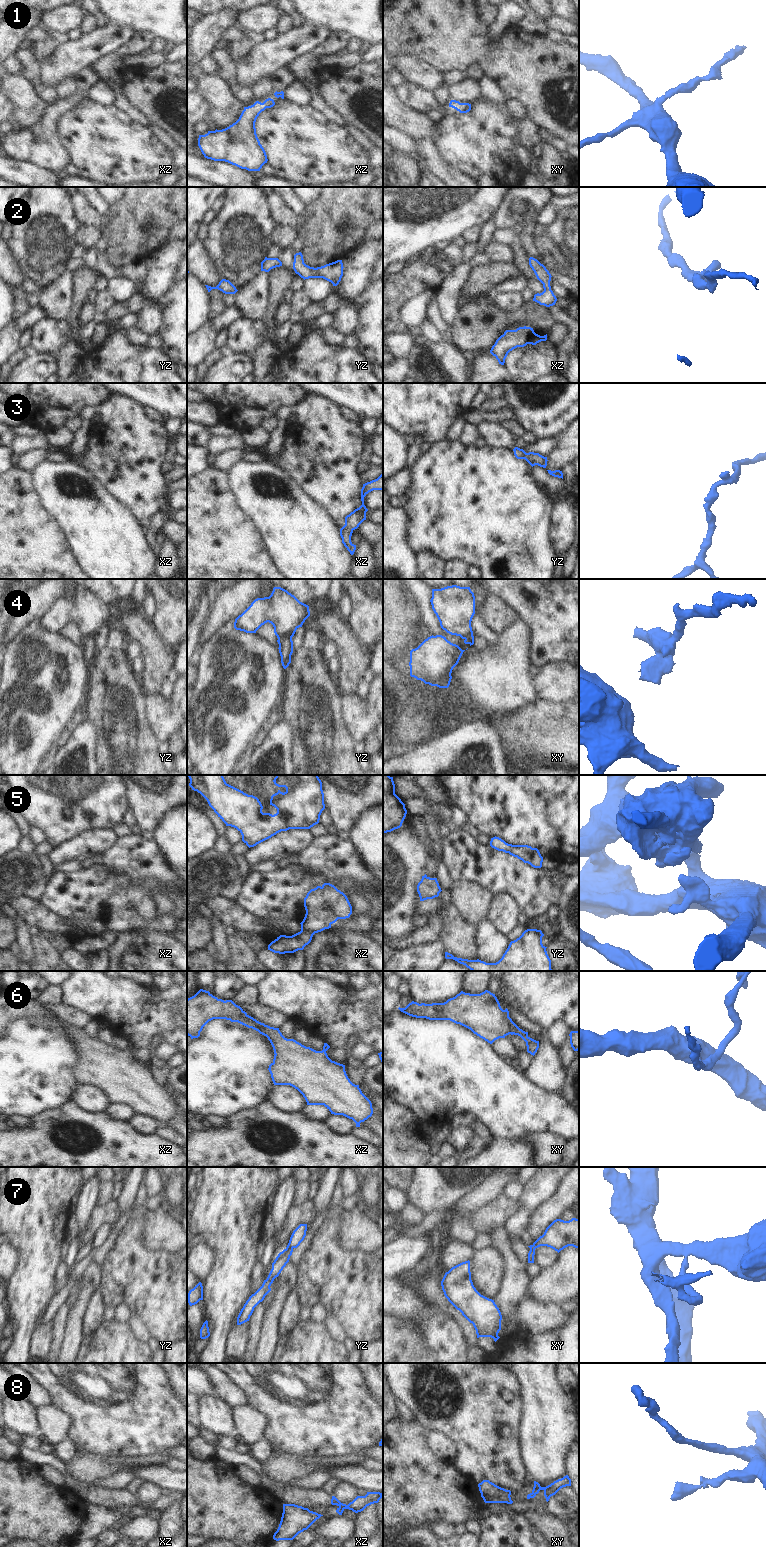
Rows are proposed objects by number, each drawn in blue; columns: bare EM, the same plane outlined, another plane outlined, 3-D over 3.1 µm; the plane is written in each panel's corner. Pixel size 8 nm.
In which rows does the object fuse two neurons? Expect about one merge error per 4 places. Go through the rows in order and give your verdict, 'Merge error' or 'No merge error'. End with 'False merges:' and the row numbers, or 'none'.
1: No merge error
2: No merge error
3: No merge error
4: Merge error
5: No merge error
6: No merge error
7: Merge error
8: Merge error
False merges: 4, 7, 8.

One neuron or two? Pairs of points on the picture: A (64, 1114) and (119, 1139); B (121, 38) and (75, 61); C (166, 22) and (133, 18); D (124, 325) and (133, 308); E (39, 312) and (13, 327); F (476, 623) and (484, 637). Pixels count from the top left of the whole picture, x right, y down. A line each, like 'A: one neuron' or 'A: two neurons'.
A: one neuron
B: one neuron
C: one neuron
D: two neurons
E: one neuron
F: one neuron

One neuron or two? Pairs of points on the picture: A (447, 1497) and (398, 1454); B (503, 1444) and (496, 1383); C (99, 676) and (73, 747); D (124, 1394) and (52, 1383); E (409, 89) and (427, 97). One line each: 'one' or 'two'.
A: one
B: one
C: two
D: one
E: one

